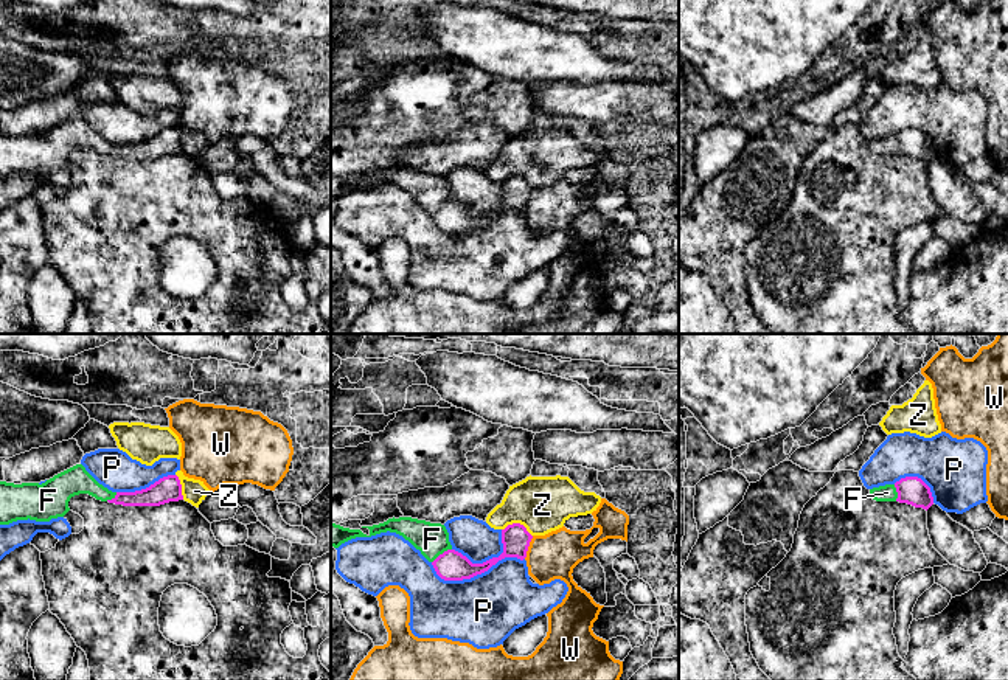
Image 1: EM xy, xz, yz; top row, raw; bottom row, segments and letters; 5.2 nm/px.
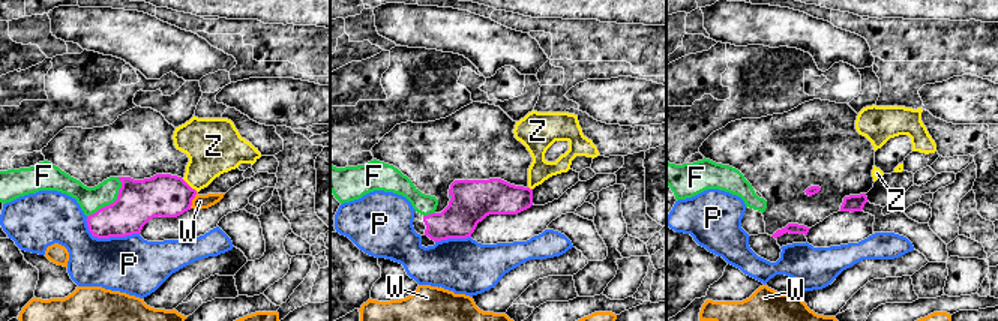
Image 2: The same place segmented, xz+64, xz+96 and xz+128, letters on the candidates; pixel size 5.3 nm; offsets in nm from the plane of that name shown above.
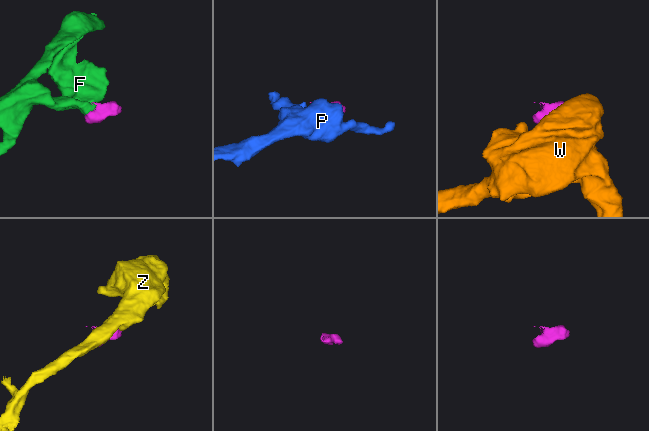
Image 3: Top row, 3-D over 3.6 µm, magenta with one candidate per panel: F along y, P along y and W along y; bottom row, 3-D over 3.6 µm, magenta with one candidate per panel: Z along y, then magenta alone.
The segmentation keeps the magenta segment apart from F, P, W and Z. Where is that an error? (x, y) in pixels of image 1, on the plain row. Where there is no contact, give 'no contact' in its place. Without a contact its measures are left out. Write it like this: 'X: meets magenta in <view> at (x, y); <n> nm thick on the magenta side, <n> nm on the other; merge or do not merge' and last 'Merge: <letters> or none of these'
F: meets magenta in xz at (443, 205); 160 nm thick on the magenta side, 180 nm on the other; merge
P: meets magenta in xz at (476, 227); 160 nm thick on the magenta side, 360 nm on the other; do not merge
W: meets magenta in xz at (528, 197); 150 nm thick on the magenta side, 240 nm on the other; do not merge
Z: meets magenta in xz at (517, 176); 150 nm thick on the magenta side, 280 nm on the other; do not merge
Merge: F

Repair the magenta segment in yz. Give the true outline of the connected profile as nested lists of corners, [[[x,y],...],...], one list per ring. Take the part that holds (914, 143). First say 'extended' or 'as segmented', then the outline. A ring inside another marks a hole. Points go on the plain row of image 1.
extended | [[[905,129],[895,137],[873,140],[870,149],[876,154],[899,154],[926,163],[933,157],[930,140],[918,129]]]

